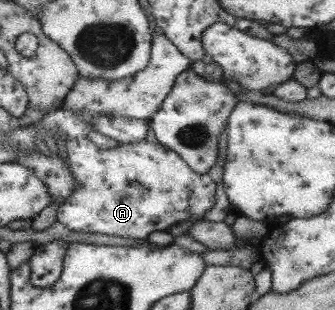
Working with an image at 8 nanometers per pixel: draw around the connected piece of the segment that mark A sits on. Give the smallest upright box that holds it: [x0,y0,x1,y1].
[56,138,217,240]

